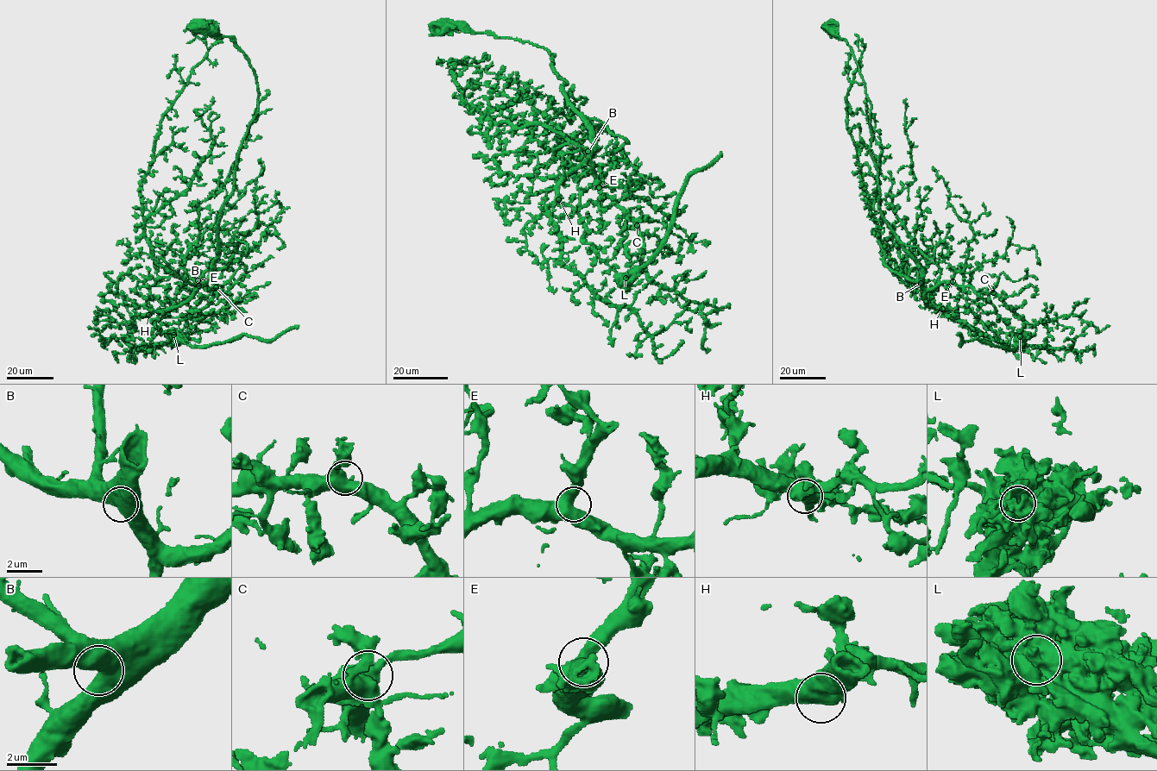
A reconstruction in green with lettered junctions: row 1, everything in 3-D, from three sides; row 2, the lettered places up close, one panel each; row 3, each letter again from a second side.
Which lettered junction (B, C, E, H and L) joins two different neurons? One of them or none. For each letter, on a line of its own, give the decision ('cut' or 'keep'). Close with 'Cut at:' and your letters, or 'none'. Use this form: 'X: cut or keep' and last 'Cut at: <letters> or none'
B: keep
C: keep
E: keep
H: keep
L: cut
Cut at: L

